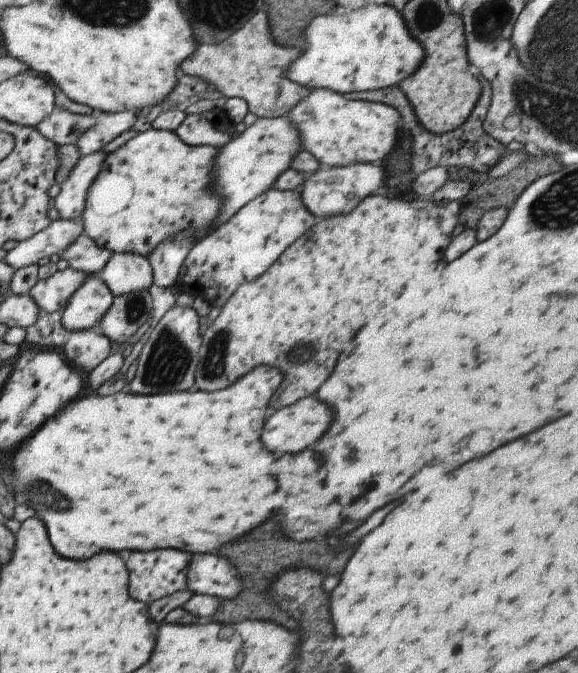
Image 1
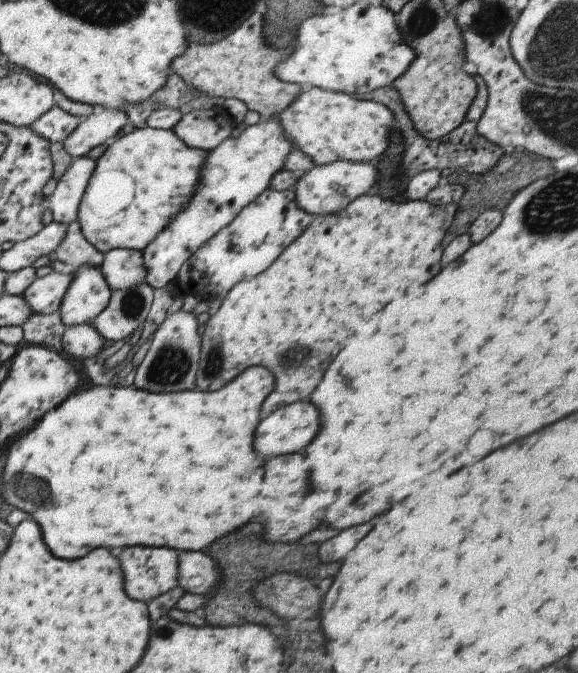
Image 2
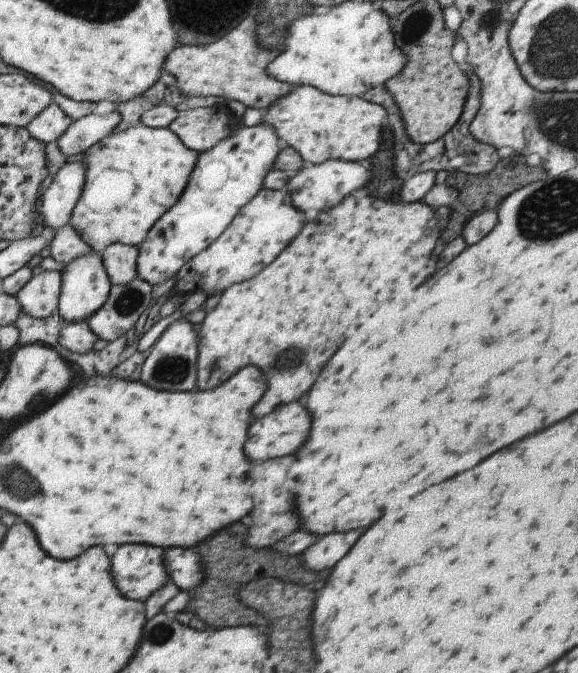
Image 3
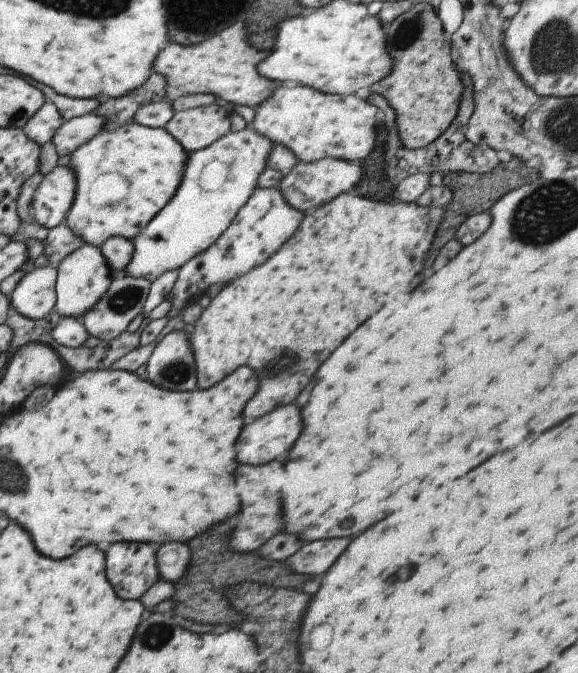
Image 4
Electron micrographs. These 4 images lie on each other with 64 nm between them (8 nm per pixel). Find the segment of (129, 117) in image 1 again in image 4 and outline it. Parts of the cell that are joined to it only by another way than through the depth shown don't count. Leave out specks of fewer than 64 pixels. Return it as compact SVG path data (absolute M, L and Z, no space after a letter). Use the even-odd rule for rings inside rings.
M85 114L79 118L71 118L55 130L51 144L55 146L55 152L59 158L69 156L83 142L91 140L95 134L105 130L103 126L105 126L105 118L97 114Z

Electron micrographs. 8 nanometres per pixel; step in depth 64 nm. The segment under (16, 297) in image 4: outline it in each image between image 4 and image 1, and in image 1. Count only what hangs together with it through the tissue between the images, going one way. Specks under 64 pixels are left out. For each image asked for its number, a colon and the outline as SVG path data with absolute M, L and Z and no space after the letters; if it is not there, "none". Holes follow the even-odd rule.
1: M71 268L63 272L55 270L55 274L51 274L47 280L37 282L29 290L29 296L35 300L41 312L51 314L51 312L63 310L71 300L71 296L75 294L75 290L79 290L87 278L89 276L85 272L77 272Z
2: M51 272L43 278L37 278L23 292L25 302L31 306L33 314L53 314L61 308L61 300L67 294L69 284L73 282L73 274Z
3: M41 272L15 294L21 314L29 318L47 318L57 310L61 272Z

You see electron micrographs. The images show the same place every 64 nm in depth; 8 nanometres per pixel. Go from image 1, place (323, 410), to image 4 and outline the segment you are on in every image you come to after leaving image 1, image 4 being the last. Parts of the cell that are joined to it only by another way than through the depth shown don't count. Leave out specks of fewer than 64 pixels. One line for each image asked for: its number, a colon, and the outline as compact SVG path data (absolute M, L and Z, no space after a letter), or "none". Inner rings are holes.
2: M293 402L289 406L277 408L267 418L261 418L261 422L255 428L255 450L261 456L279 456L279 454L291 454L303 450L313 436L319 432L319 412L311 402Z
3: M291 402L291 404L279 406L263 418L255 418L255 422L251 424L249 434L247 434L247 444L243 446L245 454L249 460L259 462L259 460L267 460L267 458L279 458L281 454L287 454L287 452L295 452L305 442L309 428L311 428L311 420L309 420L307 410L303 410L301 402Z
4: M293 402L287 406L279 406L273 412L269 412L265 416L257 418L255 422L243 426L243 430L239 432L239 440L235 442L237 462L241 462L241 464L263 464L263 462L275 460L275 458L283 458L299 434L301 434L301 418L299 418L297 404Z

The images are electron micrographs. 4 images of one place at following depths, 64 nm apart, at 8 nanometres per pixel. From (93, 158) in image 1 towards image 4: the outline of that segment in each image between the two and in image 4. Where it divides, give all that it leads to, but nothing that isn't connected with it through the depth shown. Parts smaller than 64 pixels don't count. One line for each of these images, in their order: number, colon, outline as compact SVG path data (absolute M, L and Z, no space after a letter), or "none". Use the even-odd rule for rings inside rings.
2: M73 158L67 172L57 184L51 184L45 198L45 210L51 210L53 222L73 224L77 220L79 204L85 194L85 188L95 172L97 160L91 158Z
3: M69 162L57 170L53 180L49 178L39 194L37 214L41 214L45 228L57 230L69 226L69 216L83 188L85 164Z
4: M57 166L43 176L31 198L31 212L35 224L55 228L65 224L65 214L75 196L75 174L67 166Z

